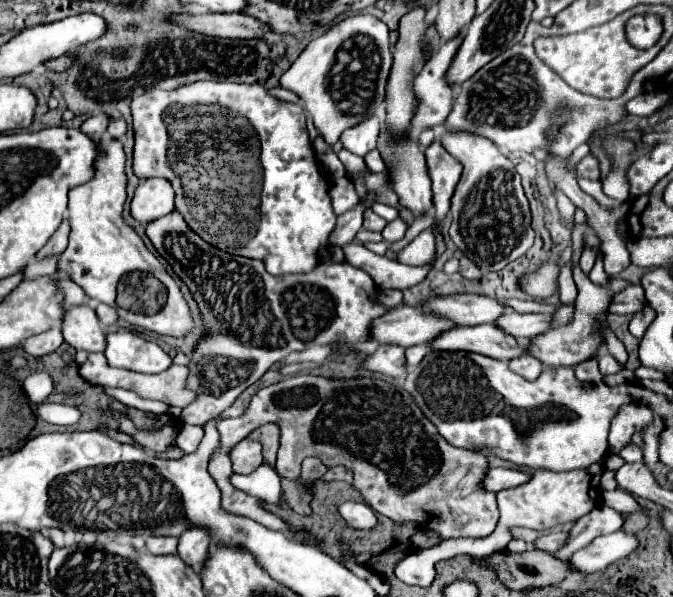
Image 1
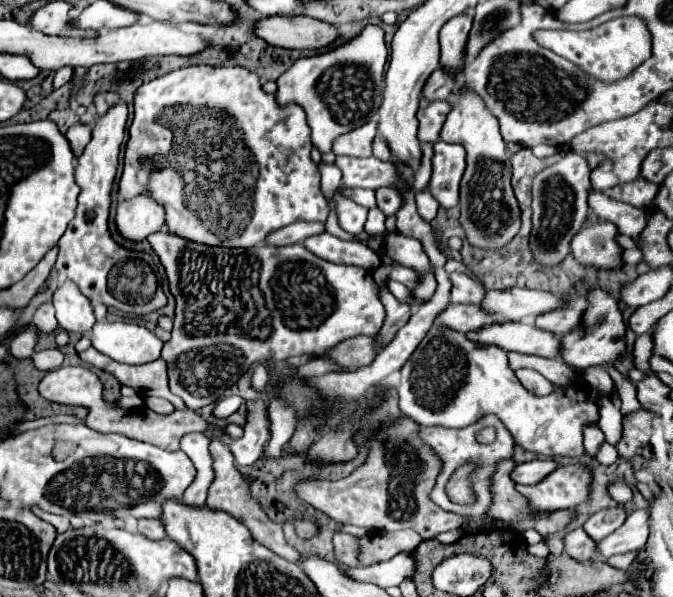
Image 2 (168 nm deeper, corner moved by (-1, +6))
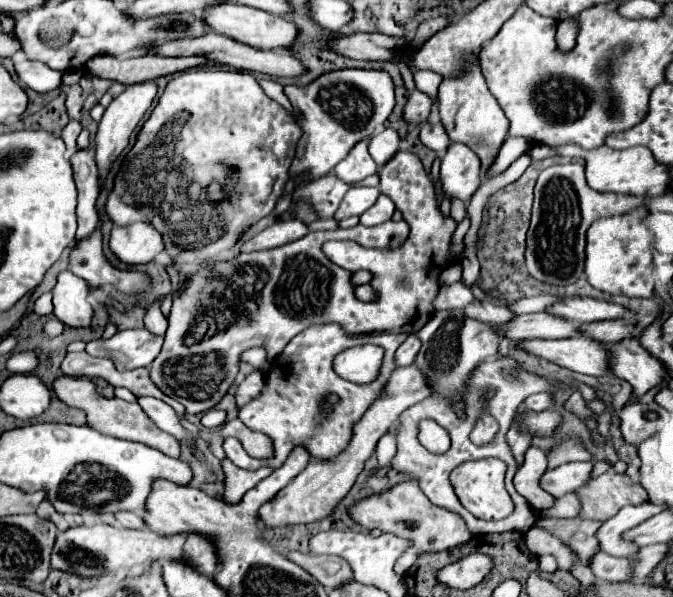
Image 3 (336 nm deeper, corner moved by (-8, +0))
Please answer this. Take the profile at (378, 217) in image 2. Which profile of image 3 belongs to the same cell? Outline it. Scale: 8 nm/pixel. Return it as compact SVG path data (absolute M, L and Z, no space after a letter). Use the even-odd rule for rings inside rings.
M379 196L377 204L373 204L373 208L369 208L367 212L361 214L361 224L367 226L367 228L379 226L379 224L391 220L393 212L395 212L395 204L391 202L391 198L387 198L387 196Z

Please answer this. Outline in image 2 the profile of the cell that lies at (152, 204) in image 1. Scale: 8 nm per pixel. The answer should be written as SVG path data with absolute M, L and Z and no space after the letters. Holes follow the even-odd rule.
M140 194L118 204L114 222L122 238L130 242L144 242L150 234L164 226L164 210L154 198Z

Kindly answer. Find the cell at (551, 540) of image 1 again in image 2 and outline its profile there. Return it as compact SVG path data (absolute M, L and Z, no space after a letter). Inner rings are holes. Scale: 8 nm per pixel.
M582 528L568 532L564 538L564 546L566 546L566 554L578 562L592 562L598 556L596 542Z

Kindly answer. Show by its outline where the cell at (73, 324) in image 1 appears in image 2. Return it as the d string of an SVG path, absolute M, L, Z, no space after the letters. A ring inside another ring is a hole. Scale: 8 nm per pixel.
M66 280L60 288L56 288L52 304L56 308L56 320L66 332L84 334L92 330L96 318L92 314L90 300L78 290L78 286L74 286L74 282Z

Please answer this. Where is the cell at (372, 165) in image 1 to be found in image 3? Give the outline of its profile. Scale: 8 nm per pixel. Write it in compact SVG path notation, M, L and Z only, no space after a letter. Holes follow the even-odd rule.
M393 128L381 130L369 142L369 152L371 152L373 160L377 162L377 168L385 166L399 150L401 150L401 140Z

